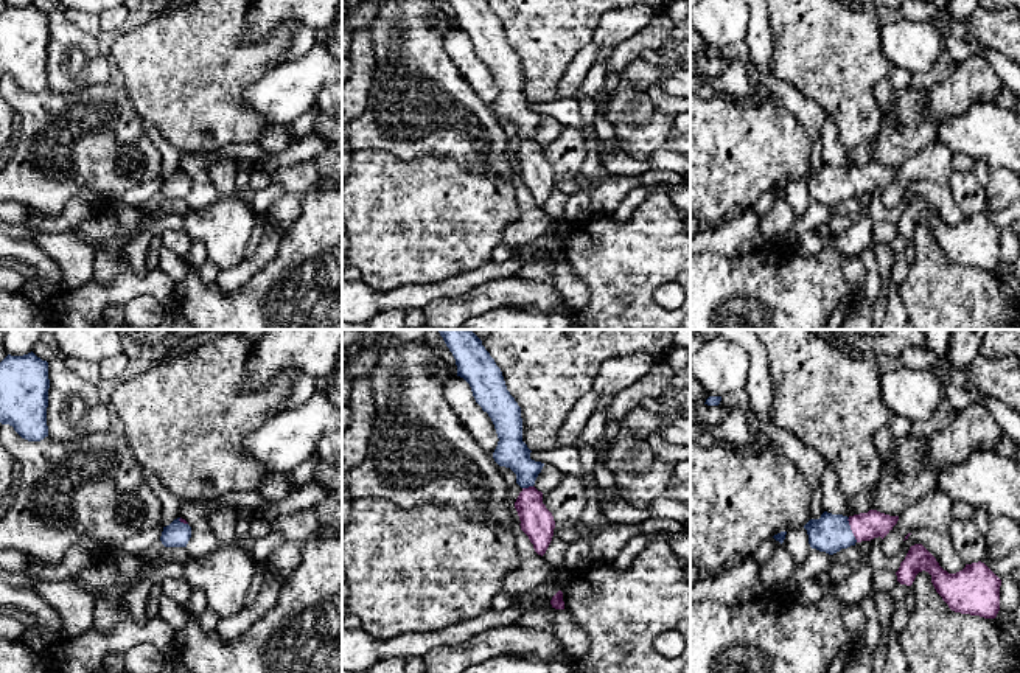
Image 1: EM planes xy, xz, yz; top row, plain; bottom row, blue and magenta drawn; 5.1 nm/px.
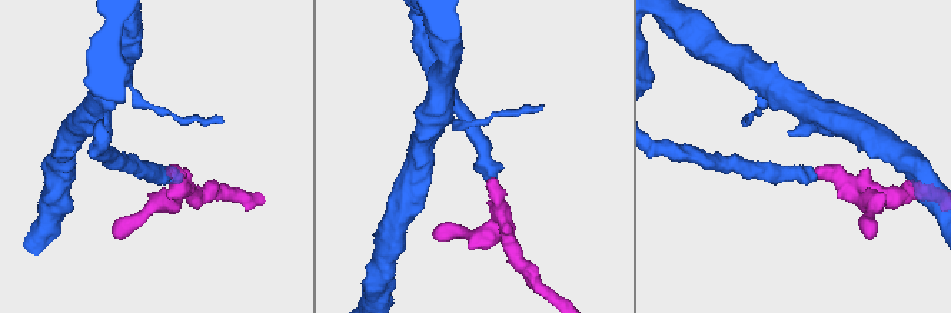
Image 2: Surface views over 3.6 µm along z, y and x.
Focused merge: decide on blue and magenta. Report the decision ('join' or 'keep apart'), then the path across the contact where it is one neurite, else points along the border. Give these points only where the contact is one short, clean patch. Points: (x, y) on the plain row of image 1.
join | across yz (829, 185), (851, 182), (866, 177)

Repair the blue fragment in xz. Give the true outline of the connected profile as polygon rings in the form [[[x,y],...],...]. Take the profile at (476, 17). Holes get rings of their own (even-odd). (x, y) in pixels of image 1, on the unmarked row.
[[[449,0],[449,3],[456,11],[457,28],[470,36],[476,54],[494,76],[499,93],[493,110],[516,126],[516,135],[522,140],[515,154],[519,177],[535,204],[543,208],[552,193],[555,173],[543,155],[543,145],[533,138],[544,115],[532,112],[532,103],[522,93],[521,59],[507,42],[501,20],[485,0]]]

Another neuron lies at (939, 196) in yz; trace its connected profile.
[[[917,180],[911,183],[894,208],[886,208],[883,205],[883,191],[880,188],[871,191],[868,216],[872,222],[897,224],[910,199],[914,196],[922,196],[948,225],[956,225],[966,219],[966,214],[953,199],[948,183],[934,183],[931,180]]]

